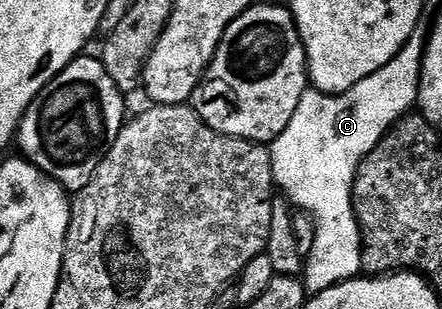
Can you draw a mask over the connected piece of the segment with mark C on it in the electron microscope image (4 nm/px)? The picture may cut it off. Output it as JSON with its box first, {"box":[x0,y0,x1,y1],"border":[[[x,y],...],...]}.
{"box":[269,26,426,293],"border":[[[418,26],[401,48],[399,55],[391,58],[387,66],[375,70],[375,74],[371,74],[368,80],[359,82],[351,90],[336,94],[306,90],[295,110],[295,118],[287,122],[287,130],[283,130],[283,134],[279,134],[279,138],[275,138],[269,148],[269,157],[273,163],[273,178],[278,189],[289,190],[293,184],[301,184],[304,180],[309,183],[306,192],[293,188],[287,197],[288,203],[294,209],[308,214],[315,225],[313,242],[307,248],[304,260],[303,283],[306,293],[325,292],[345,280],[352,280],[362,275],[361,228],[357,224],[357,215],[353,209],[353,183],[357,176],[357,166],[379,146],[386,133],[402,117],[414,111],[421,85],[421,60],[425,57],[426,39],[426,29]]]}

